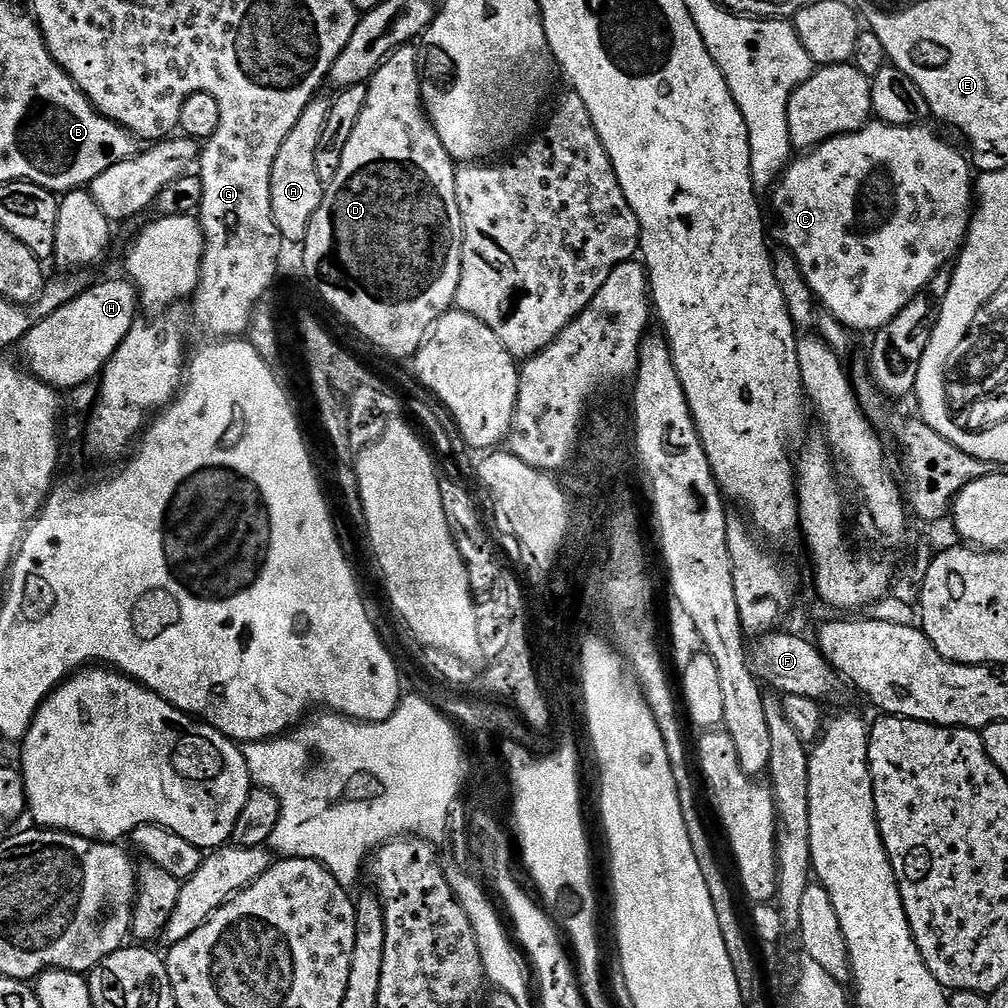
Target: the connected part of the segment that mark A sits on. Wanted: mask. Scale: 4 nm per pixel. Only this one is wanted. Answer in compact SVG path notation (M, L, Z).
M313 98L298 118L298 122L294 122L294 130L286 134L286 142L282 142L276 152L270 174L272 217L281 237L289 244L299 245L304 241L310 222L324 197L326 185L318 178L318 170L314 167L314 154L318 150L318 142L322 142L322 129L326 127L330 104L327 99L320 99Z

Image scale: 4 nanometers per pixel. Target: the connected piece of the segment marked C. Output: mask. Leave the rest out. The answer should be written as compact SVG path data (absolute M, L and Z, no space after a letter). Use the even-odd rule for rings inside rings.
M870 122L865 128L860 128L857 132L847 132L841 136L831 136L829 140L824 140L821 144L817 144L815 148L805 151L803 154L797 155L795 159L789 163L788 167L785 168L783 176L776 181L774 185L774 191L771 193L772 196L772 208L776 211L776 220L780 223L780 236L784 239L783 247L789 254L798 262L798 266L802 270L804 275L804 281L810 286L813 296L816 297L819 307L829 312L837 319L838 322L843 324L847 329L853 333L868 332L867 334L875 334L878 329L882 326L886 326L899 314L899 312L906 307L907 304L912 303L913 300L917 299L921 295L920 291L927 289L932 283L932 279L936 277L937 272L941 271L945 267L944 264L953 259L959 253L963 243L964 237L968 235L968 225L970 223L970 217L974 211L974 172L970 167L970 160L967 155L964 156L956 148L951 148L944 140L939 140L934 133L928 128L920 128L921 126L913 126L910 128L899 128L893 124L881 124L879 122Z

